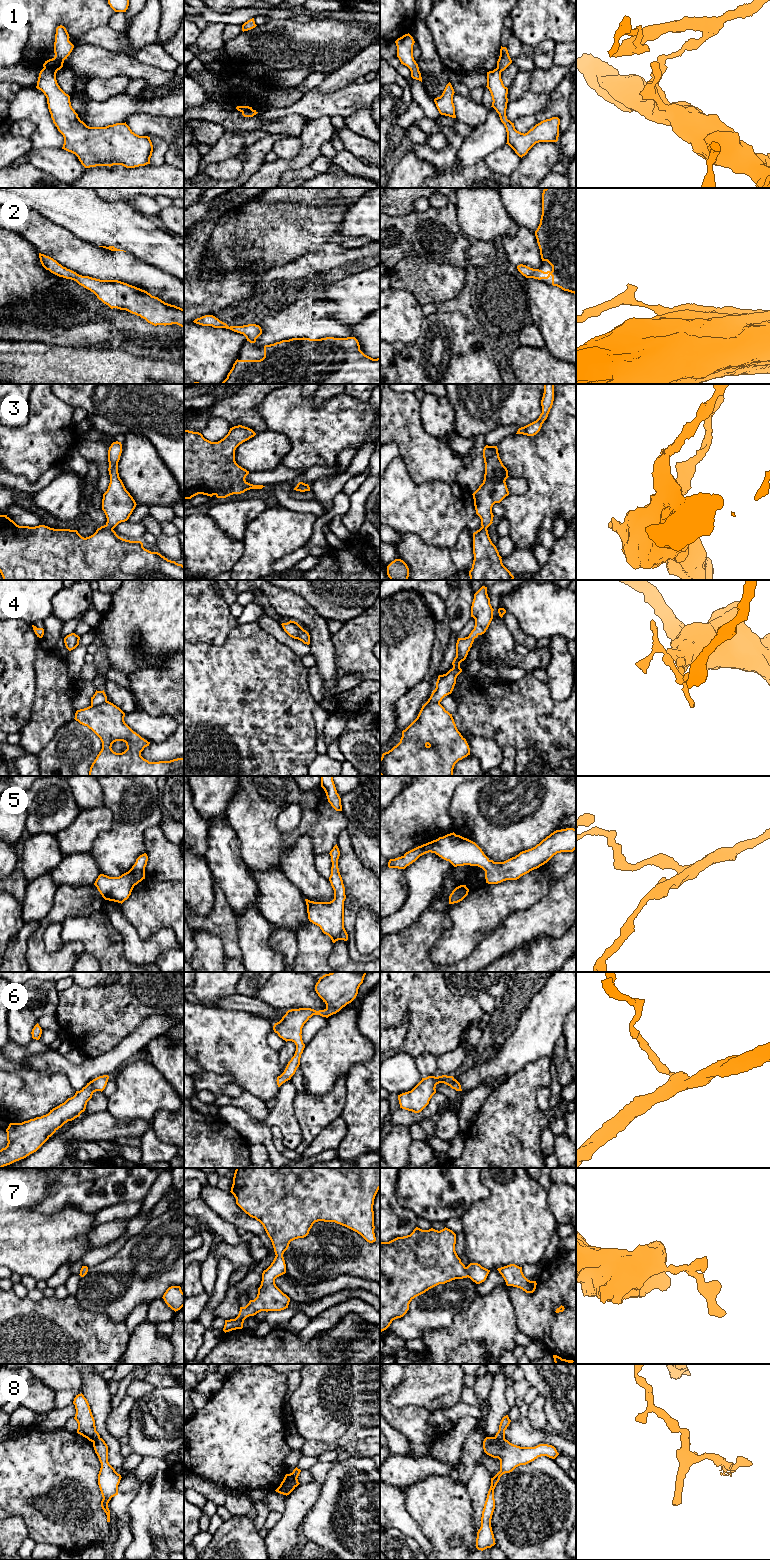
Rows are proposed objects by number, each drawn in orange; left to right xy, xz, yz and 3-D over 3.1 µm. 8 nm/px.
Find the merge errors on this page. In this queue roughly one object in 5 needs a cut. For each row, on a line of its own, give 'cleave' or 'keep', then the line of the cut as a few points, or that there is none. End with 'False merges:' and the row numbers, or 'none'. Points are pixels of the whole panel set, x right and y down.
1: cleave; cut in xy along (44, 67), (56, 71)
2: keep; no cut
3: keep; no cut
4: cleave; cut in xy along (106, 700), (91, 706)
5: keep; no cut
6: keep; no cut
7: keep; no cut
8: cleave; cut in xz along (289, 1474), (295, 1486)
False merges: 1, 4, 8

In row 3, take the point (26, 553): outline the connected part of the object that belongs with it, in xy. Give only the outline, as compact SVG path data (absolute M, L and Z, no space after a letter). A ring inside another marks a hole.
M113 442L108 450L110 483L102 499L102 510L107 522L93 535L84 538L77 530L54 529L45 525L19 526L7 515L0 515L0 573L3 580L184 580L182 564L145 549L141 541L123 539L113 530L119 523L129 519L137 505L119 477L121 453L121 442Z

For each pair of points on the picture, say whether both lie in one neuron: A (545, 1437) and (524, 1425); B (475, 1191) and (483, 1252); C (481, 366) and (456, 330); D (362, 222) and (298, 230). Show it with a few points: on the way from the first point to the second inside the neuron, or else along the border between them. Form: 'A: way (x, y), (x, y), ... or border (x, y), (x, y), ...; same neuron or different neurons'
A: way (540, 1436), (535, 1436), (529, 1430); same neuron
B: border (481, 1178), (489, 1194), (475, 1201), (460, 1217); different neurons
C: way (472, 357), (465, 350), (461, 339); same neuron
D: border (350, 204), (336, 231); different neurons

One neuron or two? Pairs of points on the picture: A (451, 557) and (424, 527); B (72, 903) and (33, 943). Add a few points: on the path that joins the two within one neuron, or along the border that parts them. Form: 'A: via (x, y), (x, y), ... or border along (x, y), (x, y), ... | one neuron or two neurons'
A: border along (460, 533), (448, 548), (431, 547), (421, 540) | two neurons
B: via (61, 910), (39, 932) | one neuron

